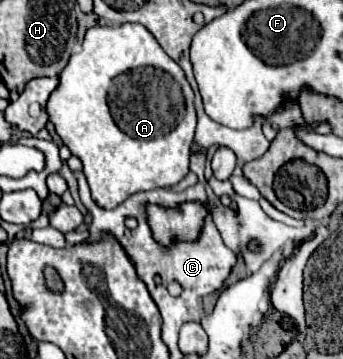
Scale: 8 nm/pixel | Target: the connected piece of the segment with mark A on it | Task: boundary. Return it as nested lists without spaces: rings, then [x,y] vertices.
[[[119,24],[119,26],[93,26],[93,28],[89,28],[87,34],[85,34],[81,52],[71,54],[65,70],[59,76],[59,86],[49,96],[45,110],[49,114],[49,120],[55,126],[57,134],[61,136],[63,144],[71,150],[71,154],[75,154],[83,162],[83,172],[87,176],[87,182],[89,182],[89,188],[91,188],[91,196],[101,208],[115,208],[115,206],[125,202],[135,192],[175,186],[177,182],[181,182],[189,174],[189,146],[193,142],[195,124],[197,124],[194,92],[182,68],[179,68],[179,64],[165,54],[165,50],[159,46],[155,36],[141,24]]]

